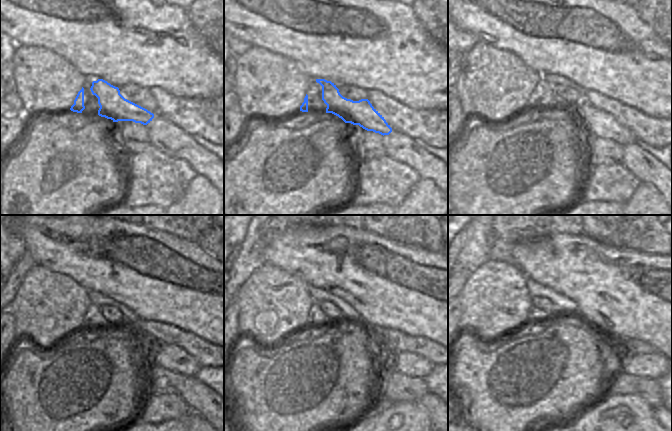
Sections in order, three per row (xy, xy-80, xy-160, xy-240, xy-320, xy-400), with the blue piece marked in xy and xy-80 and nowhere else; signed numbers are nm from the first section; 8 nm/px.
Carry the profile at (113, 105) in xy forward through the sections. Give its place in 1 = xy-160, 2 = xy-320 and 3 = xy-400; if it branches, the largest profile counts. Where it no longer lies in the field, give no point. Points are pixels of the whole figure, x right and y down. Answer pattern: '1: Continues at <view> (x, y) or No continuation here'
1: Continues at xy-160 (595, 122)
2: Continues at xy-320 (410, 364)
3: Continues at xy-400 (651, 365).

